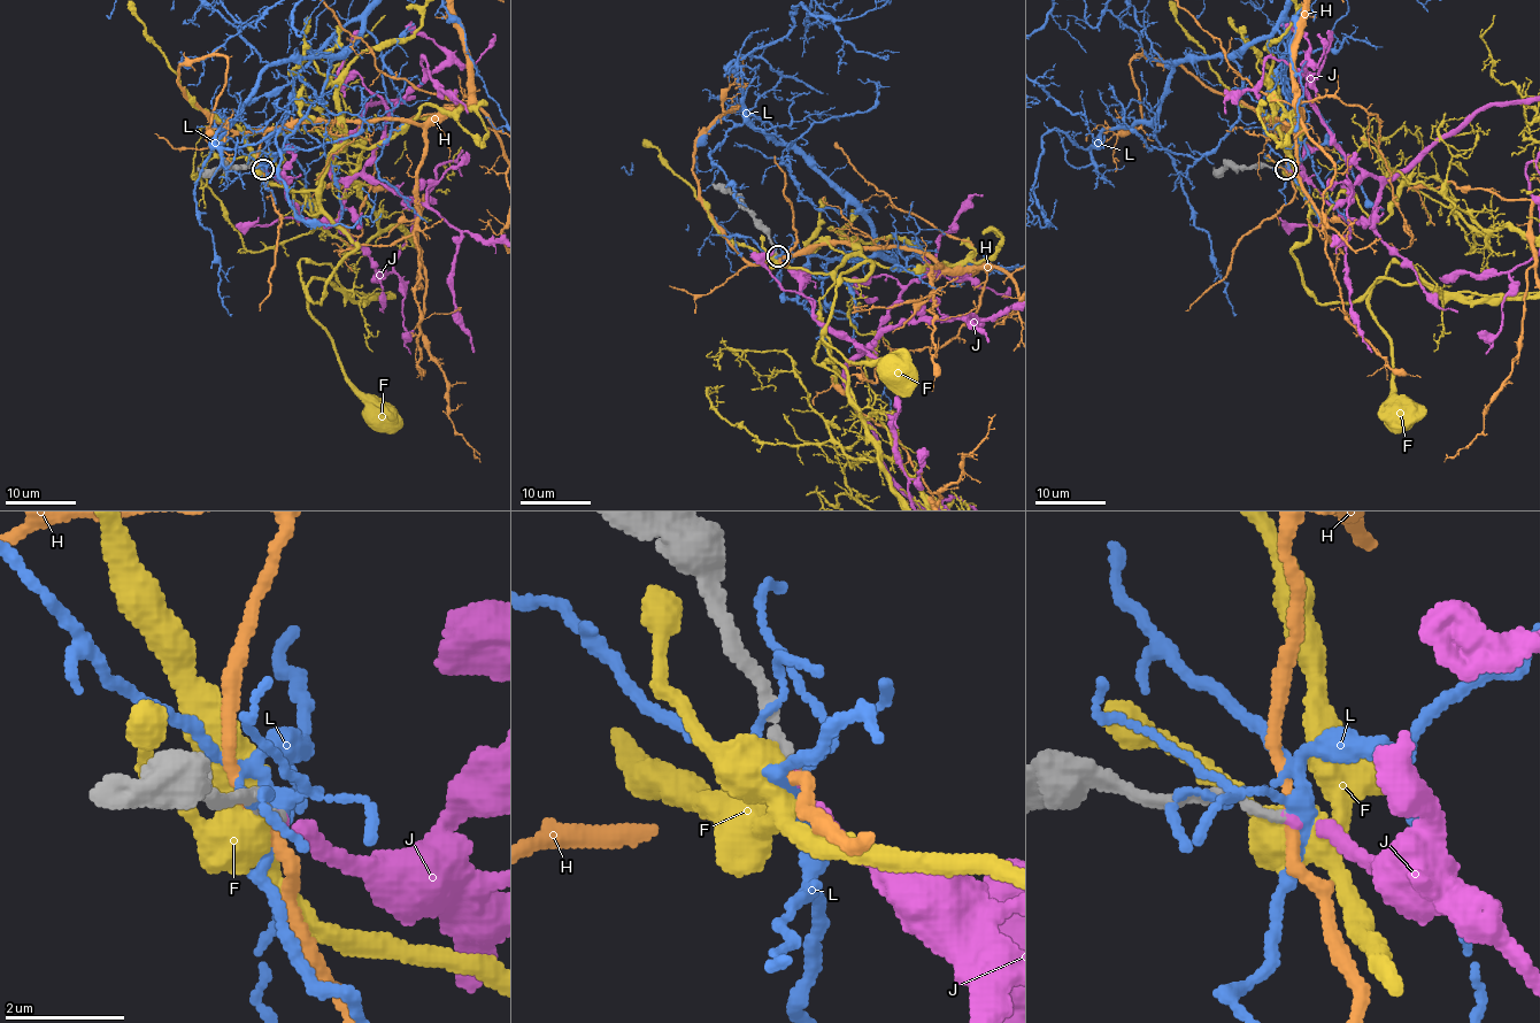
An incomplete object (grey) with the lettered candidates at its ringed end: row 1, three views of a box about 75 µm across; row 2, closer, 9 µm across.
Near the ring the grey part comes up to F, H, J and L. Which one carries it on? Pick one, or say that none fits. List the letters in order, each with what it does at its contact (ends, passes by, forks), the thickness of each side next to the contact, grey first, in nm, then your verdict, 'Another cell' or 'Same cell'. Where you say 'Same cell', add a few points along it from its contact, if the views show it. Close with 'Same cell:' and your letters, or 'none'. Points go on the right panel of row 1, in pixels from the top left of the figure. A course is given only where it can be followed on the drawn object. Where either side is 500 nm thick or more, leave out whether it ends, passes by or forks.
F: It forks there. Thickness 240 nm (grey) against 440 nm. Another cell
H: It passes by. Thickness 170 nm (grey) against 200 nm. Another cell
J: It ends there. Thickness 170 nm (grey) against 140 nm. Same cell
L: It forks there. Thickness 170 nm (grey) against 240 nm. Another cell
Same cell: J

